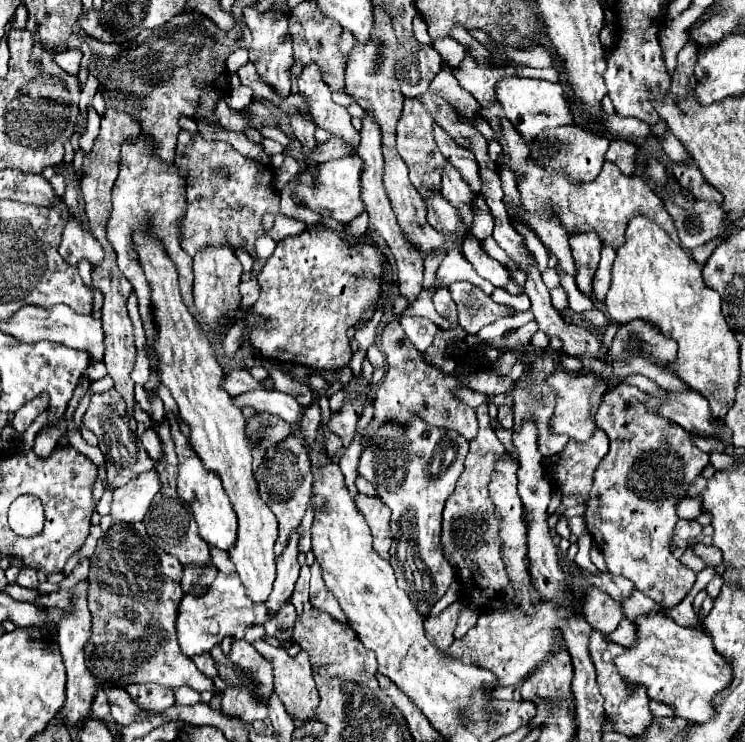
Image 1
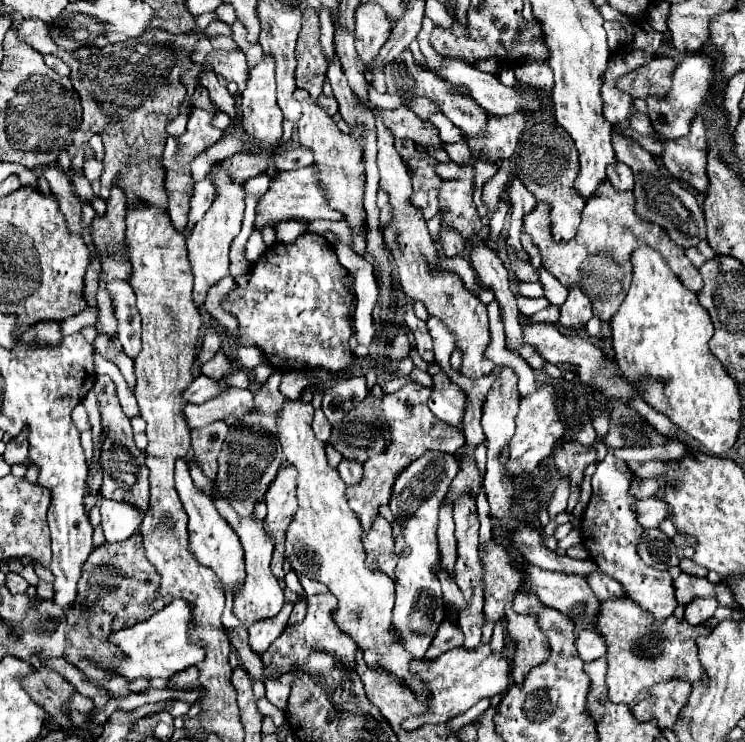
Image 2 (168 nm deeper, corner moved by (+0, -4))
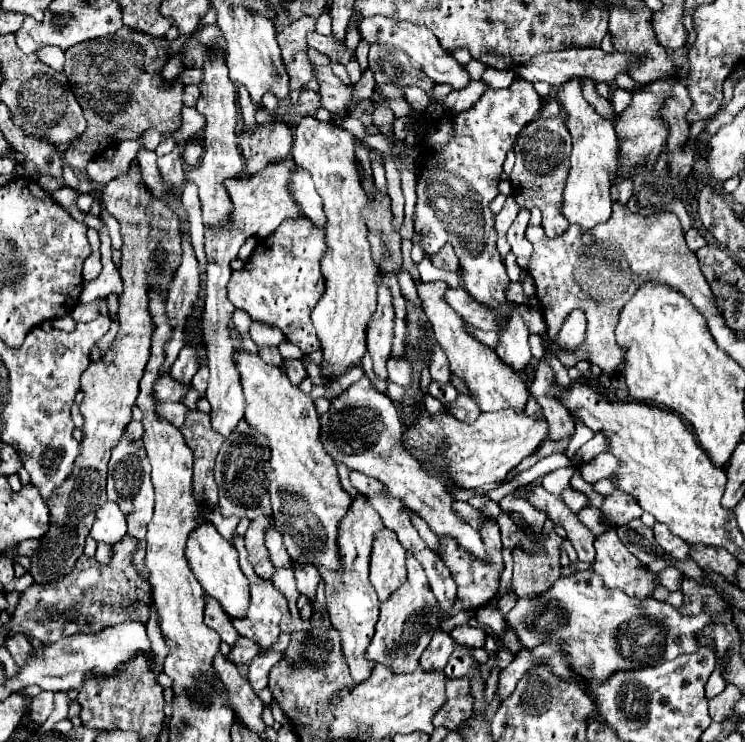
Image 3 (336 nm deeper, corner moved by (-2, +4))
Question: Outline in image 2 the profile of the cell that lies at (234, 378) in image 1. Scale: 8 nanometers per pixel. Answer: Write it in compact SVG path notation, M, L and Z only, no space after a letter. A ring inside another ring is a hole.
M199 375L181 395L187 403L203 403L203 401L209 401L211 397L217 397L223 391L227 391L227 387L219 387L217 381L211 381L209 377Z

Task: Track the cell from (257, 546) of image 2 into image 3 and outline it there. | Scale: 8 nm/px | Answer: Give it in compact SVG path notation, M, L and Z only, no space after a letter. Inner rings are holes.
M237 531L233 533L233 545L235 545L237 551L239 551L239 565L241 565L243 573L245 573L247 579L249 579L249 585L251 585L251 605L249 605L249 613L247 613L245 617L233 621L233 627L235 627L243 637L253 639L257 645L261 645L261 651L265 651L267 647L271 647L271 645L277 641L277 637L279 637L279 633L281 633L279 621L281 621L281 613L287 609L287 599L285 599L285 595L283 595L279 589L275 589L275 585L273 585L271 579L257 577L257 573L253 571L253 567L251 567L251 563L249 563L249 559L247 559L245 537L243 537L243 535L237 535Z

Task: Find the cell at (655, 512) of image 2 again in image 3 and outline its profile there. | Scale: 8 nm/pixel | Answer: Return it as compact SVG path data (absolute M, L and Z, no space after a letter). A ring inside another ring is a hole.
M615 491L605 497L605 501L601 505L601 513L603 513L605 523L625 525L631 519L639 519L643 509L633 495L625 493L625 491Z

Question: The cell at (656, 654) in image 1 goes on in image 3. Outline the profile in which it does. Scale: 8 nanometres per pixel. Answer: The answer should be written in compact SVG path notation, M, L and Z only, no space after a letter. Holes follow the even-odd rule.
M577 571L559 577L555 585L537 599L519 599L505 615L505 621L519 633L525 649L533 649L547 641L565 639L569 665L585 679L605 681L617 669L645 669L681 653L699 649L695 633L709 625L709 613L681 615L669 603L655 599L633 599L621 589L603 585L595 571Z

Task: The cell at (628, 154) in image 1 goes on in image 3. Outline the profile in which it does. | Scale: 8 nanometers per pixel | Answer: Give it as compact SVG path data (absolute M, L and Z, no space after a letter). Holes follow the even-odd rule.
M619 175L617 183L613 185L611 189L611 197L613 201L621 201L621 203L627 203L631 199L631 193L633 193L633 181L629 175Z

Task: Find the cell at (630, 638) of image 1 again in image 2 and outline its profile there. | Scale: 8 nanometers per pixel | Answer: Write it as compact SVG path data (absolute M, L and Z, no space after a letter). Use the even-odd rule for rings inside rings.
M577 629L575 631L575 649L577 649L577 655L583 663L595 661L595 659L603 657L603 653L605 653L603 641L599 641L599 635L591 633L591 629Z

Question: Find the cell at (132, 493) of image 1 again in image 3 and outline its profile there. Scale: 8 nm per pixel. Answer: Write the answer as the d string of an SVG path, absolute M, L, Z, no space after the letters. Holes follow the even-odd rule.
M107 501L101 509L97 509L95 523L91 527L91 537L95 541L113 545L113 543L121 541L121 537L125 533L127 533L127 521L125 521L125 515L121 513L117 503Z

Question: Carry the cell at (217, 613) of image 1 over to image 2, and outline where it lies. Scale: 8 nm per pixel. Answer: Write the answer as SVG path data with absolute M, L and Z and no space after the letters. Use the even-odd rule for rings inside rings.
M173 601L167 607L163 607L161 611L157 611L153 617L149 617L147 621L135 623L133 627L113 633L109 637L109 641L115 643L127 659L121 663L113 661L107 667L107 673L119 675L127 681L133 681L137 677L171 679L175 673L179 673L203 659L203 649L187 639L189 627L191 627L191 609L187 609L187 603L183 603L183 601Z

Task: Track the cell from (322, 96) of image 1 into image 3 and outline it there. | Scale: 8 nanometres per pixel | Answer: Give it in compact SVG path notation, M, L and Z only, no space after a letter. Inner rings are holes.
M303 117L295 127L293 161L307 169L315 181L315 189L323 199L327 215L327 255L321 261L325 277L325 293L315 305L311 319L317 329L317 337L323 349L323 375L339 377L349 365L359 365L367 351L365 331L377 305L375 275L377 267L373 261L371 245L367 241L367 225L363 209L369 203L353 153L353 133L335 127L331 121L319 121L317 117Z

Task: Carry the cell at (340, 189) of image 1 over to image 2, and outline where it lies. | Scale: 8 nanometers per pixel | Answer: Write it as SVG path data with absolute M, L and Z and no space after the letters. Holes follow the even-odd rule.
M305 167L305 169L293 169L293 171L277 171L275 177L271 177L269 191L259 199L257 209L255 209L255 229L261 231L265 225L277 225L281 221L299 221L299 223L309 223L315 219L329 219L329 221L341 221L339 213L331 209L323 201L323 193L319 193L319 185L315 185L315 169Z

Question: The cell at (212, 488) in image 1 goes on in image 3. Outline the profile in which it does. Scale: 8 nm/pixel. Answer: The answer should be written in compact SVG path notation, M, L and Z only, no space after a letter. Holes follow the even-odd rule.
M205 521L197 529L193 529L193 533L189 535L189 541L187 541L187 559L189 559L189 565L195 573L195 577L201 581L205 593L209 597L217 599L231 619L233 617L243 617L247 613L249 581L239 567L237 549L229 539L225 539L223 535L217 533L213 523Z

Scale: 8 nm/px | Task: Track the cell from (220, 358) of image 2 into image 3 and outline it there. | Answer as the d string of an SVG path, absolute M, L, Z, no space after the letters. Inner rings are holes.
M201 365L201 369L195 373L195 377L193 377L193 381L191 381L193 389L203 395L205 389L207 389L207 379L209 379L209 367L207 367L207 365Z

